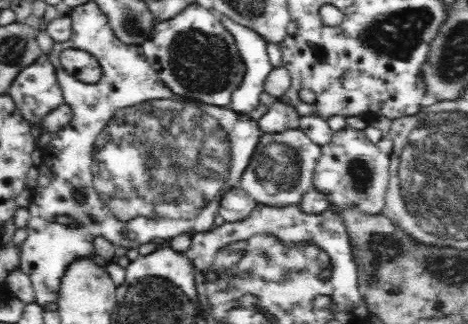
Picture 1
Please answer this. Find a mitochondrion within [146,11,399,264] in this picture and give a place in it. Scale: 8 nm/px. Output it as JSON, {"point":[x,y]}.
{"point":[202,59]}

